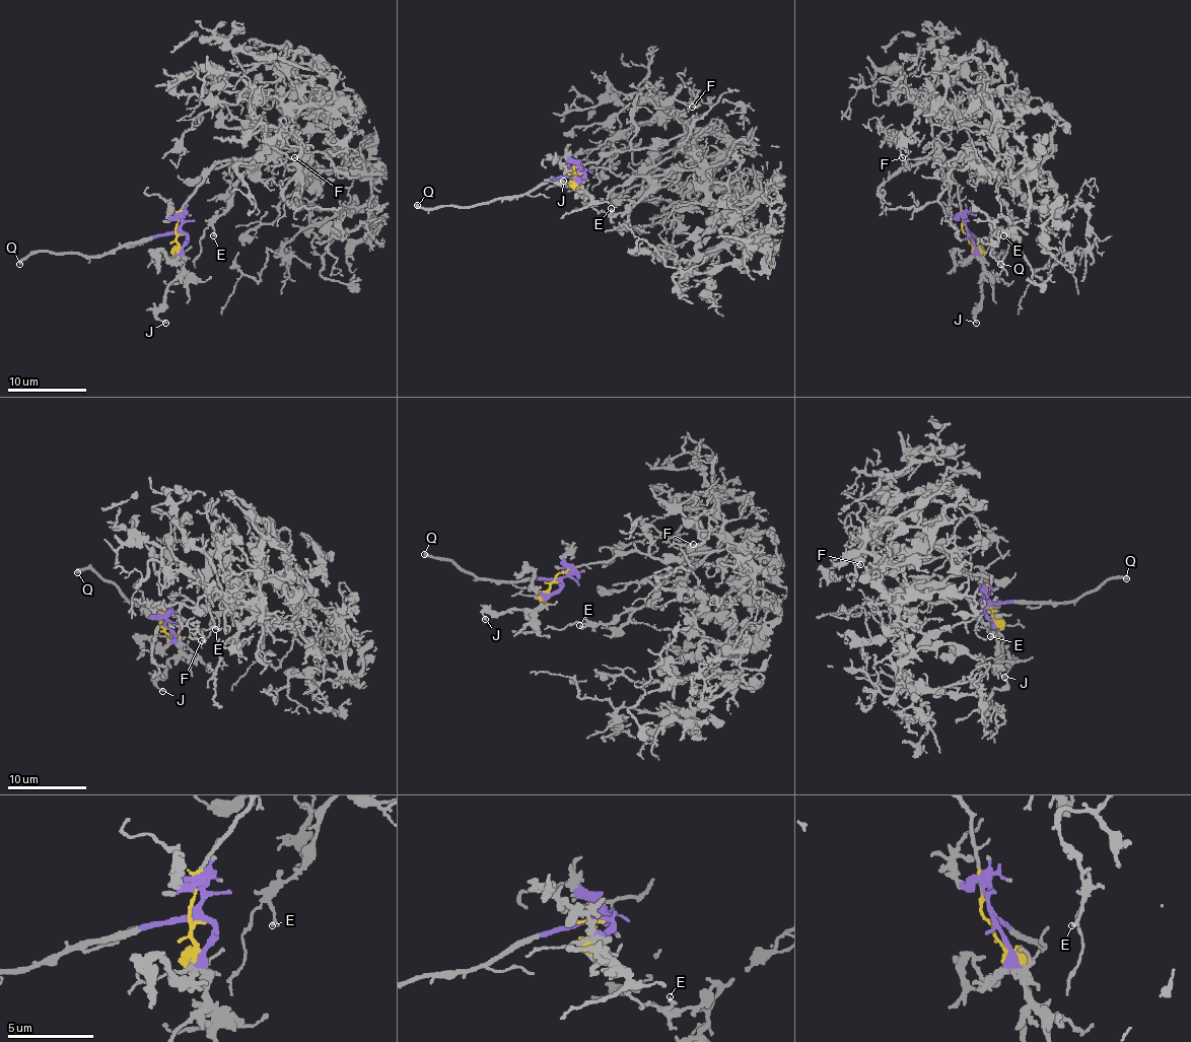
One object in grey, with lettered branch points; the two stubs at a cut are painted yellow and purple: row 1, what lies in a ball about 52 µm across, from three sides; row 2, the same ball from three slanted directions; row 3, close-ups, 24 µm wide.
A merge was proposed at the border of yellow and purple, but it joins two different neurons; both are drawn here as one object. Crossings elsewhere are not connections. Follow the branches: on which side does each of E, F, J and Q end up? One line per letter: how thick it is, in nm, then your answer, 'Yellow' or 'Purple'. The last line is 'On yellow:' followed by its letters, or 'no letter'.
E: Thickness 180 nm. Yellow
F: Thickness 140 nm. Yellow
J: Thickness 140 nm. Purple
Q: Thickness 320 nm. Purple
On yellow: E, F

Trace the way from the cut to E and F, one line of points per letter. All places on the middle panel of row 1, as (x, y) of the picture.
E: (575, 172), (705, 130), (733, 147), (711, 179), (753, 197), (715, 201), (694, 171), (667, 171), (611, 208)
F: (575, 172), (574, 167), (619, 151), (690, 136), (694, 128), (662, 107), (698, 105), (692, 107)

